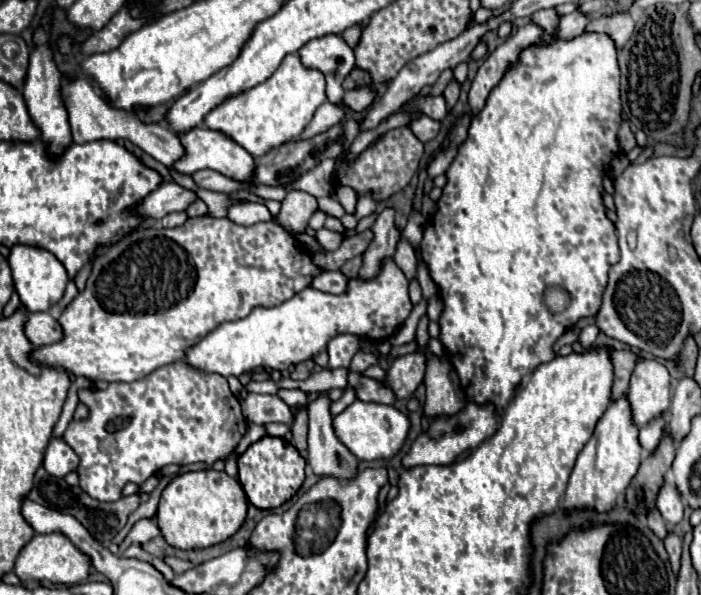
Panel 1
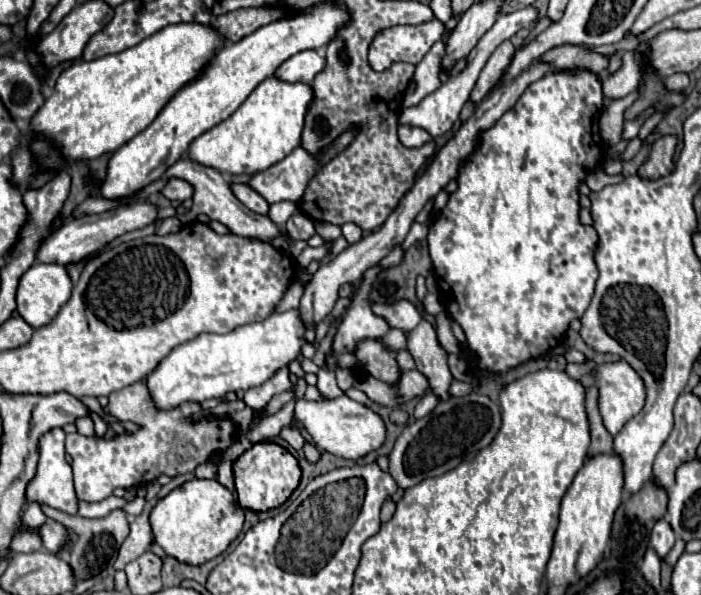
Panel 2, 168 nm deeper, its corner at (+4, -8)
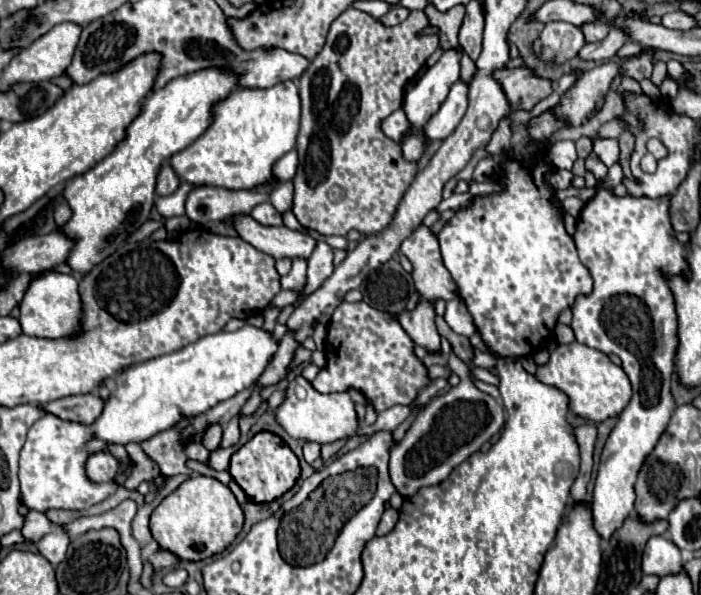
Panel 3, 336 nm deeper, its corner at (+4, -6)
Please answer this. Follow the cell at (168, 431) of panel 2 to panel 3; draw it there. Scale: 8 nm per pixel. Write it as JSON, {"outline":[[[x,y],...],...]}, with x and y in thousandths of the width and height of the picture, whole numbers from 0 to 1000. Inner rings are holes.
{"outline":[[[143,756],[143,760],[131,760],[123,773],[123,800],[131,810],[160,810],[165,793],[171,790],[174,776],[160,766],[154,756]]]}

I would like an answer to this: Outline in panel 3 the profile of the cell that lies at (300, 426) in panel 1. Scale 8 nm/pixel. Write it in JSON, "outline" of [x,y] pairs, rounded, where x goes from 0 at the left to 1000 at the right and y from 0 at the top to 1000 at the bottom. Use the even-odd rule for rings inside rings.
{"outline":[[[479,739],[479,743],[474,743],[474,746],[461,746],[458,750],[458,763],[456,770],[459,770],[459,776],[465,776],[465,773],[471,773],[488,750],[494,746],[494,739]]]}

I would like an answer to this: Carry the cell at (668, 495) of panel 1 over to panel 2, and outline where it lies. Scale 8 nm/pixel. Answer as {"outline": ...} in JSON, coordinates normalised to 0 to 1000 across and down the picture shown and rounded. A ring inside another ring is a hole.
{"outline":[[[942,874],[942,881],[933,881],[927,914],[939,931],[939,938],[947,938],[956,928],[956,921],[961,918],[961,894],[950,874]]]}

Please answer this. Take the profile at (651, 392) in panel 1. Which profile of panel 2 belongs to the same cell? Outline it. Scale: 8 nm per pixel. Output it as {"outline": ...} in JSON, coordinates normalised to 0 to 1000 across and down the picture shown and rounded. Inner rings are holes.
{"outline":[[[839,605],[833,612],[807,612],[805,625],[819,635],[827,639],[833,629],[845,629],[847,632],[847,645],[853,652],[853,686],[856,686],[856,699],[859,709],[864,716],[864,723],[876,733],[879,726],[884,726],[884,719],[902,703],[907,699],[907,692],[913,692],[913,686],[919,682],[919,642],[913,639],[913,632],[907,632],[907,622],[899,618],[890,605],[884,608],[873,608],[873,612],[850,612],[847,605]]]}

